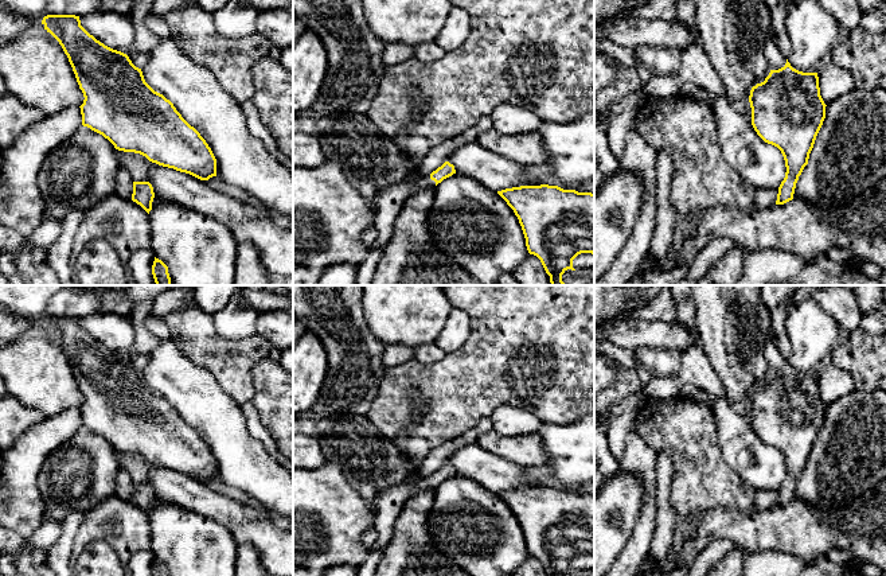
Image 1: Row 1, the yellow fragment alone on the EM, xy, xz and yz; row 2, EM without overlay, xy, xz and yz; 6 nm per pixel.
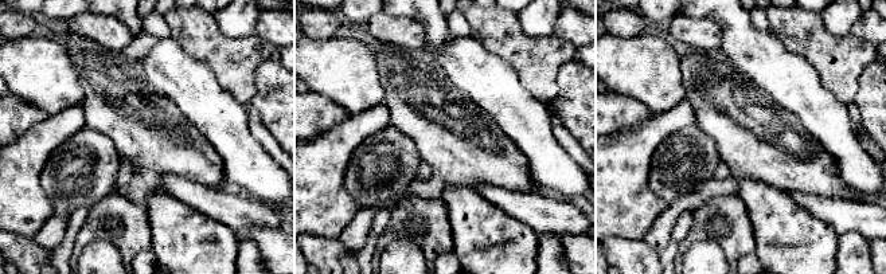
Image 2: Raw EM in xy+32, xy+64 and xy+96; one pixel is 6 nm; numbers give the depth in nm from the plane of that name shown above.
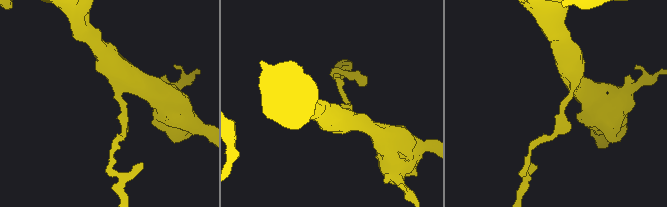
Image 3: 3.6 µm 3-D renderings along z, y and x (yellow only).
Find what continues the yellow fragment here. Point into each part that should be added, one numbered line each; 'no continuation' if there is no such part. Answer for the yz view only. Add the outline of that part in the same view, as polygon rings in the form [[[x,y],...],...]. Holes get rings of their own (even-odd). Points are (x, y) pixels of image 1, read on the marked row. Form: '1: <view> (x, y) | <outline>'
no continuation

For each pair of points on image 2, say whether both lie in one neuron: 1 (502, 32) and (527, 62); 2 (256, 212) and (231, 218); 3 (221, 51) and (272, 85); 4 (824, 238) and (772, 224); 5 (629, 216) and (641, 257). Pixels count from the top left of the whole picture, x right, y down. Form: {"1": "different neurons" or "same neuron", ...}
{"1": "same neuron", "2": "same neuron", "3": "different neurons", "4": "same neuron", "5": "different neurons"}

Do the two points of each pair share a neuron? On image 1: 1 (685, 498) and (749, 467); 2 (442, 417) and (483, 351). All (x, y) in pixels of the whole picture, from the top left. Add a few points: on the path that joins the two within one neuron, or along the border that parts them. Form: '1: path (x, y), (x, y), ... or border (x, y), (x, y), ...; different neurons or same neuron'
1: border (719, 446), (722, 459), (756, 490); different neurons
2: path (452, 401), (483, 368); same neuron

